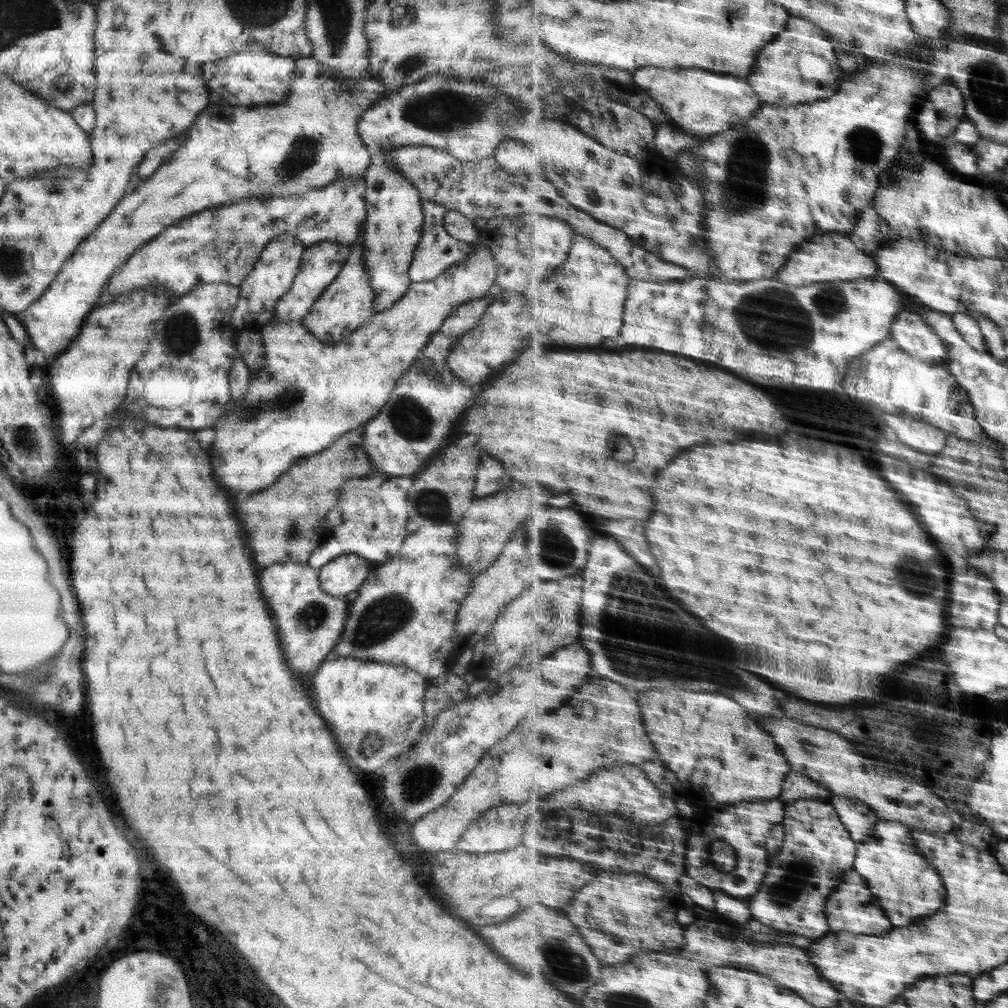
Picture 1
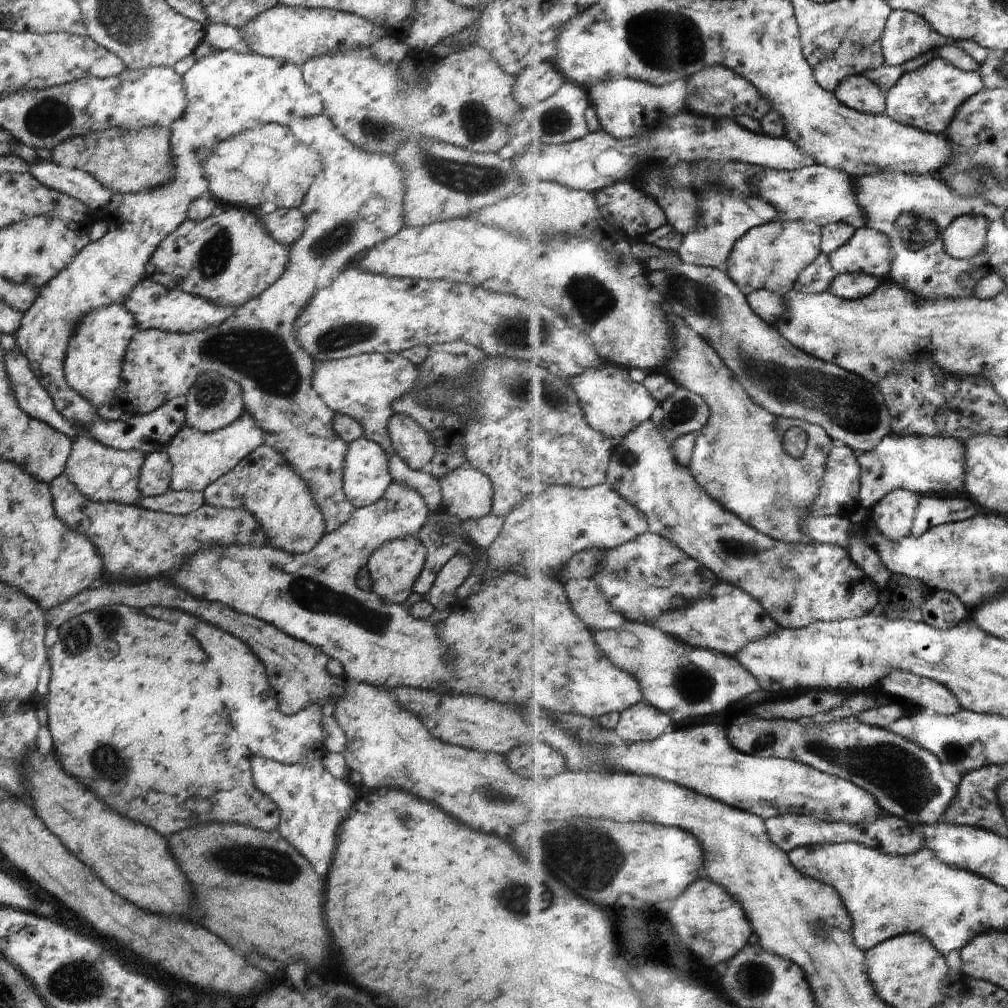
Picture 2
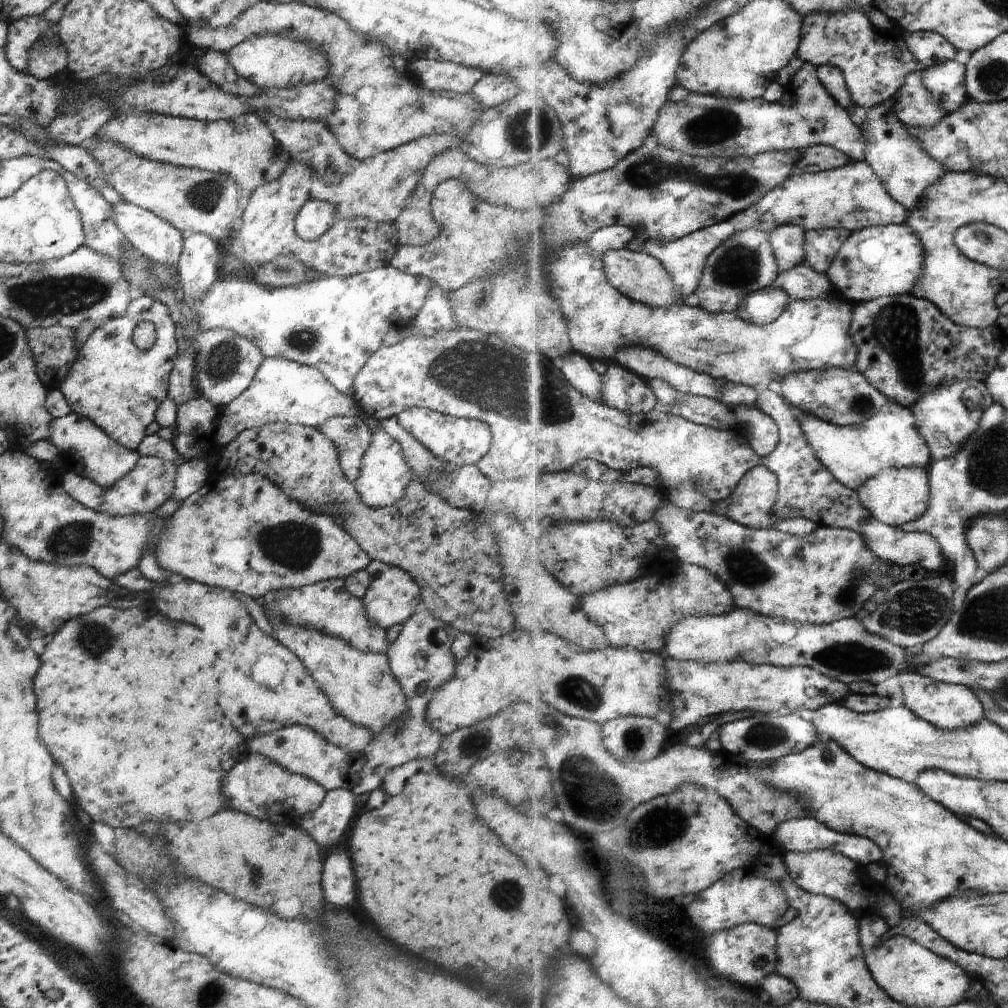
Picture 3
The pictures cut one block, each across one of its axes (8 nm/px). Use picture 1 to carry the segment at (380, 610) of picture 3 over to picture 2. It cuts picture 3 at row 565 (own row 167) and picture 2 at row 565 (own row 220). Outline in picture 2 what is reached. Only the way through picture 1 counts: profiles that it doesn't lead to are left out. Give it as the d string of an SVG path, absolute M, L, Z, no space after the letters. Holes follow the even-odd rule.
M399 537L379 545L368 556L365 568L368 570L371 586L369 592L377 595L381 600L391 604L404 606L405 599L411 593L412 584L421 572L426 548L415 538Z

